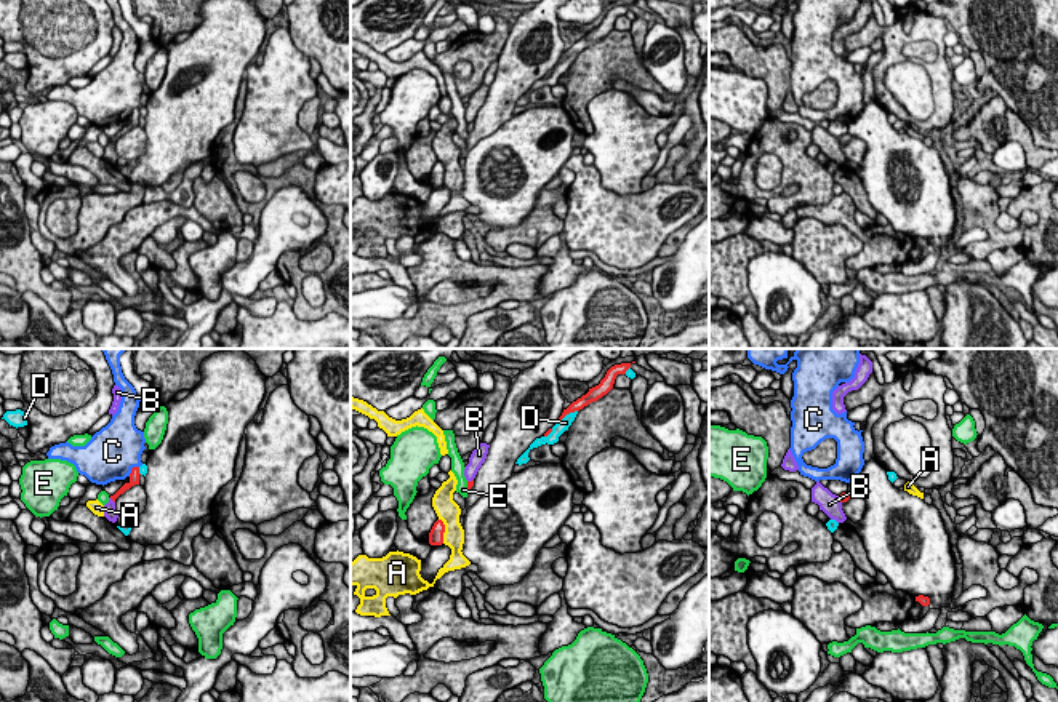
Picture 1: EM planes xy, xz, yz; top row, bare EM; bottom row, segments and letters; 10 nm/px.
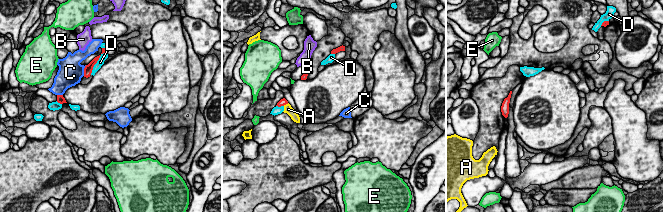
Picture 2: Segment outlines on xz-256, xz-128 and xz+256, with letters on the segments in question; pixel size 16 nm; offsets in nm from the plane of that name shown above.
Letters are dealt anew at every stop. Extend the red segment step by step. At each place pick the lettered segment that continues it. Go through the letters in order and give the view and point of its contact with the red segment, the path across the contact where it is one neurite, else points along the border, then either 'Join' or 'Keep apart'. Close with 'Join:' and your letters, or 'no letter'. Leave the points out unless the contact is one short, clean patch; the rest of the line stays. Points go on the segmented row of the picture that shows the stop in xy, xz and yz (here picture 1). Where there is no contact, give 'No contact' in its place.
A: Touches red at xz (444, 531). Keep apart
B: Touches red at xy (112, 499). Boundary: xy (109, 498), (114, 502). Keep apart
C: Touches red at xy (132, 469). Keep apart
D: Touches red at xz (567, 413). Keep apart
E: Touches red at xz (468, 486). Boundary: xz (466, 482), (468, 490). Keep apart
Join: no letter

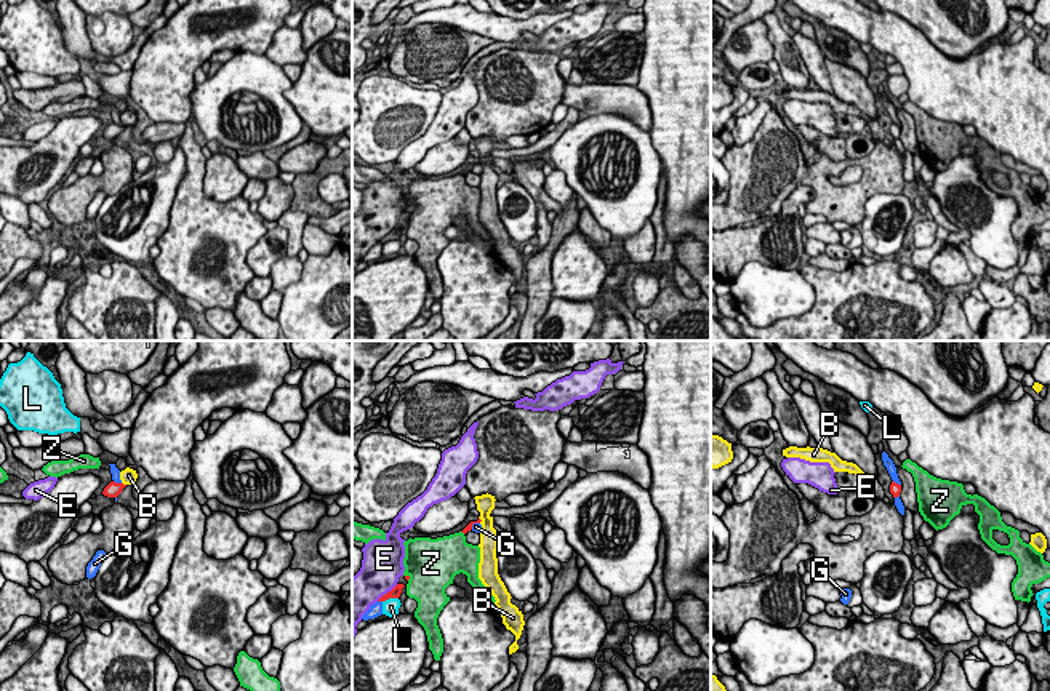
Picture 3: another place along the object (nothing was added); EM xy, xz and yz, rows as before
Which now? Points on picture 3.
B: Touches red at xy (122, 483). Boundary: xy (122, 482), (125, 485). Keep apart
E: Touches red at xz (388, 592). Keep apart
G: Touches red at xz (380, 600). Keep apart
L: Touches red at xz (389, 597). Keep apart
Z: Touches red at xz (408, 576). Keep apart
Join: no letter

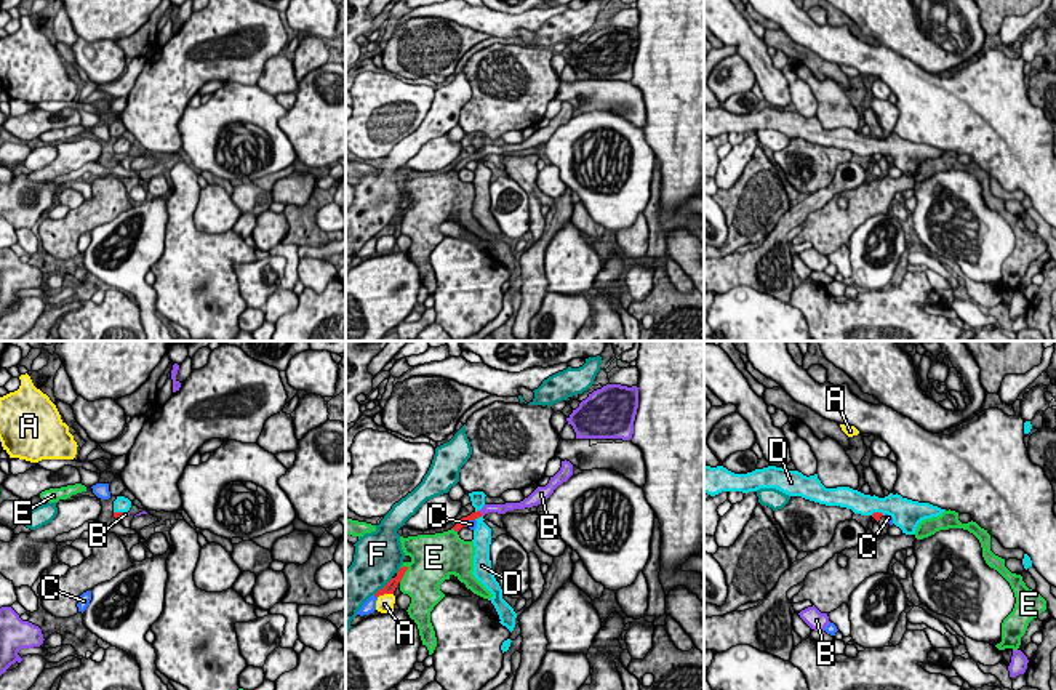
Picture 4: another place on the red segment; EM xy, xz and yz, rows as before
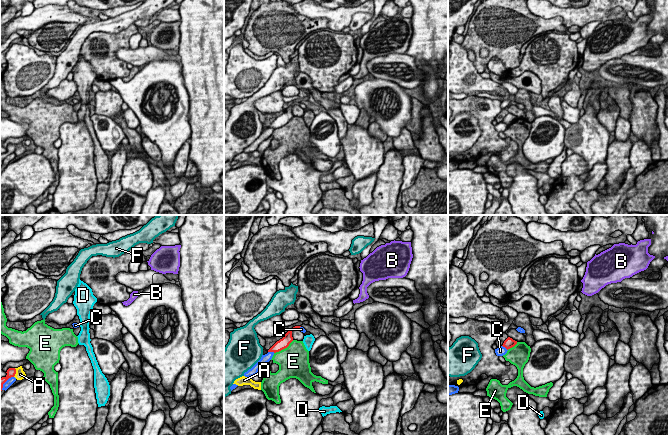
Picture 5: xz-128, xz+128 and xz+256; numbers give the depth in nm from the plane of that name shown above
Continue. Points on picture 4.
A: Touches red at xz (384, 593). Keep apart
B: Touches red at xz (480, 513). Path across: xz (477, 514), (480, 513), (488, 508). Join
C: Touches red at xz (469, 519). Keep apart
D: Touches red at xz (477, 517). Boundary: xz (482, 516), (474, 519). Keep apart
E: Touches red at xz (404, 573). Keep apart
F: Touches red at xz (384, 586). Keep apart
Join: B

